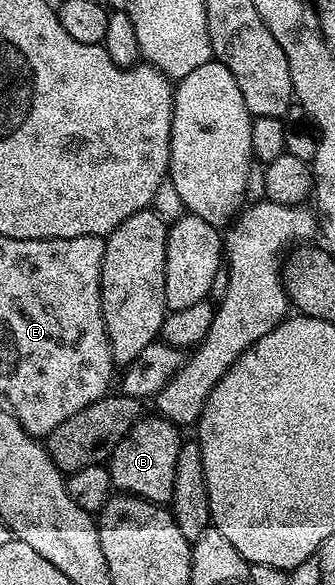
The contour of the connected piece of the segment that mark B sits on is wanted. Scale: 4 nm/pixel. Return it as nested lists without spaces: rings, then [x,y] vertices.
[[[141,417],[112,450],[106,465],[112,473],[112,485],[117,491],[132,494],[147,502],[171,503],[174,492],[174,468],[178,464],[178,448],[182,441],[181,427],[169,418]]]

